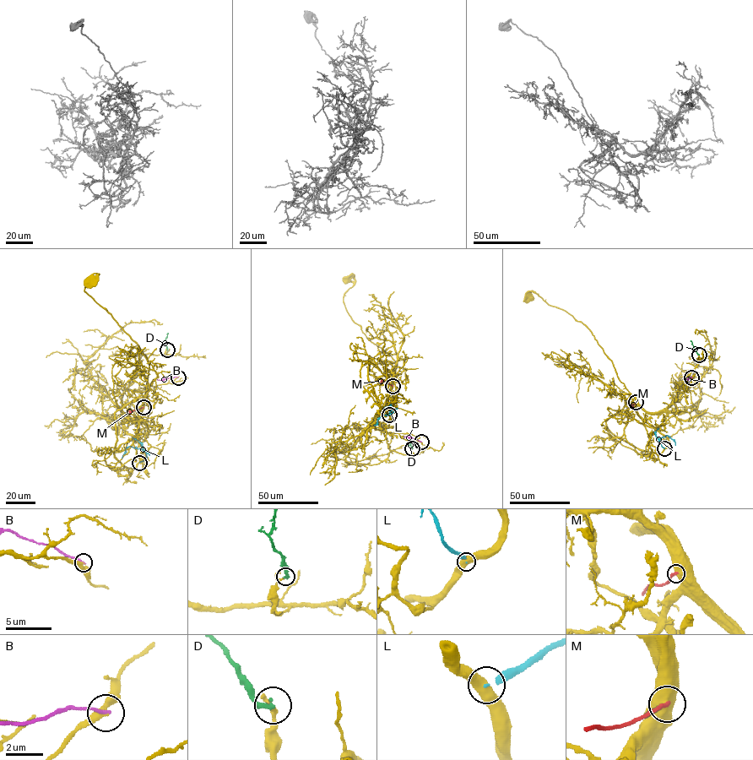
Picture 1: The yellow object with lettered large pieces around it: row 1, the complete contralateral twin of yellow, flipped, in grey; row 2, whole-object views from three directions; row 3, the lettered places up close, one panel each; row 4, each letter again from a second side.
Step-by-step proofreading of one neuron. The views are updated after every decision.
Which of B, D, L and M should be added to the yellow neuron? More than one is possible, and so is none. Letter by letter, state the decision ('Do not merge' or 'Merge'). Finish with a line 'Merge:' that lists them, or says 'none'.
B: Do not merge
D: Do not merge
L: Do not merge
M: Do not merge
Merge: none

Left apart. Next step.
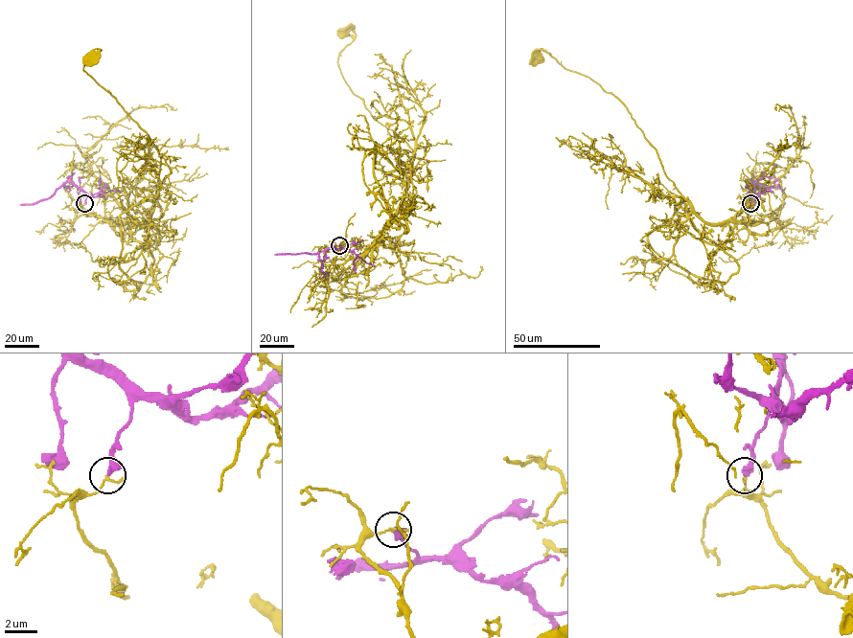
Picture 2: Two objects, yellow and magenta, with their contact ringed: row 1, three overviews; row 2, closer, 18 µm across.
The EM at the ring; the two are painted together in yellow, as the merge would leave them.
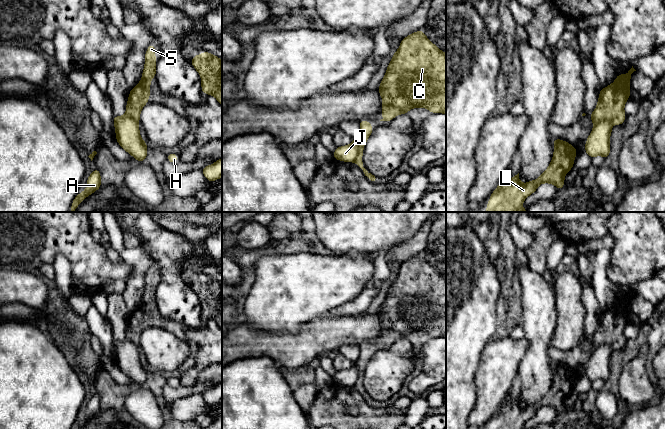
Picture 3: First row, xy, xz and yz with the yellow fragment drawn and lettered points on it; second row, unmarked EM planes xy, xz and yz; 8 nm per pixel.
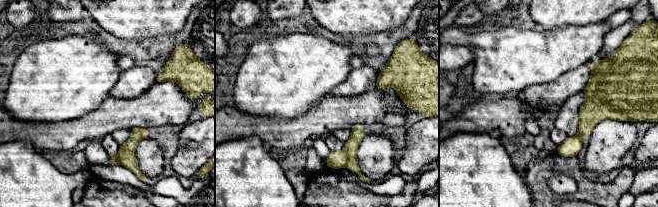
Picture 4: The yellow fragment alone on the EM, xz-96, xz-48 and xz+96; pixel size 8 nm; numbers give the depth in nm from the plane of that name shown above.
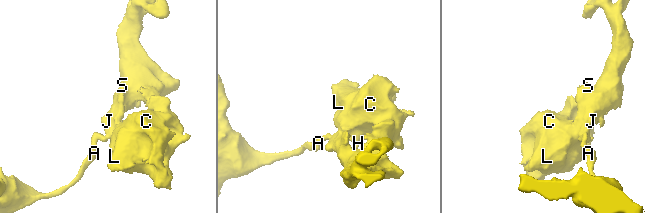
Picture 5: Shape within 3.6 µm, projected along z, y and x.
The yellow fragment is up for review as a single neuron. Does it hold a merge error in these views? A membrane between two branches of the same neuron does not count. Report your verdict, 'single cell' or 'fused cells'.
fused cells

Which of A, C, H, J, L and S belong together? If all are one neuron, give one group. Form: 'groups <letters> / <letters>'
groups A H J / C L S

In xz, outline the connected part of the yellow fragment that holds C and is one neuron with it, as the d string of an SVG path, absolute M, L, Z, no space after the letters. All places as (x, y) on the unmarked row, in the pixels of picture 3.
M423 254L416 255L401 264L400 271L393 278L387 290L387 296L381 305L378 315L383 325L380 345L390 346L399 338L407 338L412 332L426 332L432 338L446 338L446 278L429 265Z

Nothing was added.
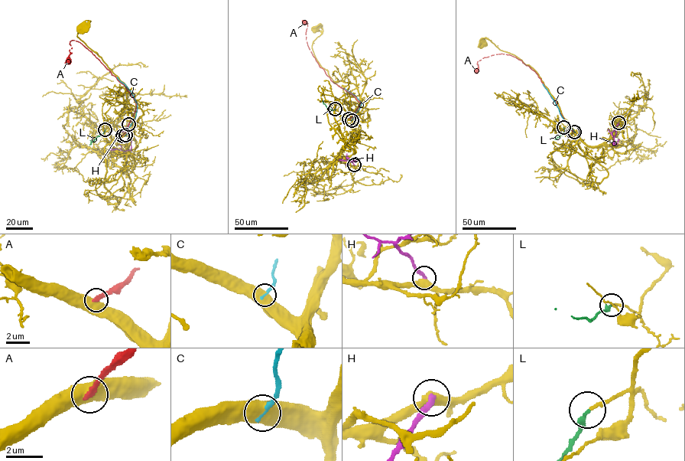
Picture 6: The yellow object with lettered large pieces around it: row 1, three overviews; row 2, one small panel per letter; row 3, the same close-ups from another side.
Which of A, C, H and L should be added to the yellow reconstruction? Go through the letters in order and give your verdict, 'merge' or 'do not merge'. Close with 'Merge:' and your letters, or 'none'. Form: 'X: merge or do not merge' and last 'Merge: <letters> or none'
A: do not merge
C: do not merge
H: do not merge
L: merge
Merge: L

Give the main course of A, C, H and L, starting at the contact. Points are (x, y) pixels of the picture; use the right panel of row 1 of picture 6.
A: (572, 132), (537, 75), (521, 60), (501, 53), (484, 57), (478, 61), (475, 73)
C: (574, 132), (562, 116), (542, 83)
H: (619, 122), (615, 128), (615, 144)
L: (563, 127), (563, 132), (554, 138)

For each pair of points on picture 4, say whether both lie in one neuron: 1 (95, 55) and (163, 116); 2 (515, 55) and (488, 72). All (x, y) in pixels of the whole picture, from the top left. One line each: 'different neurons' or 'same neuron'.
1: different neurons
2: same neuron

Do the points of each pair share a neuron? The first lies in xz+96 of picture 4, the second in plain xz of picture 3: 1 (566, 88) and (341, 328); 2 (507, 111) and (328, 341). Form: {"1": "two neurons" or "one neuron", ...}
{"1": "two neurons", "2": "one neuron"}

